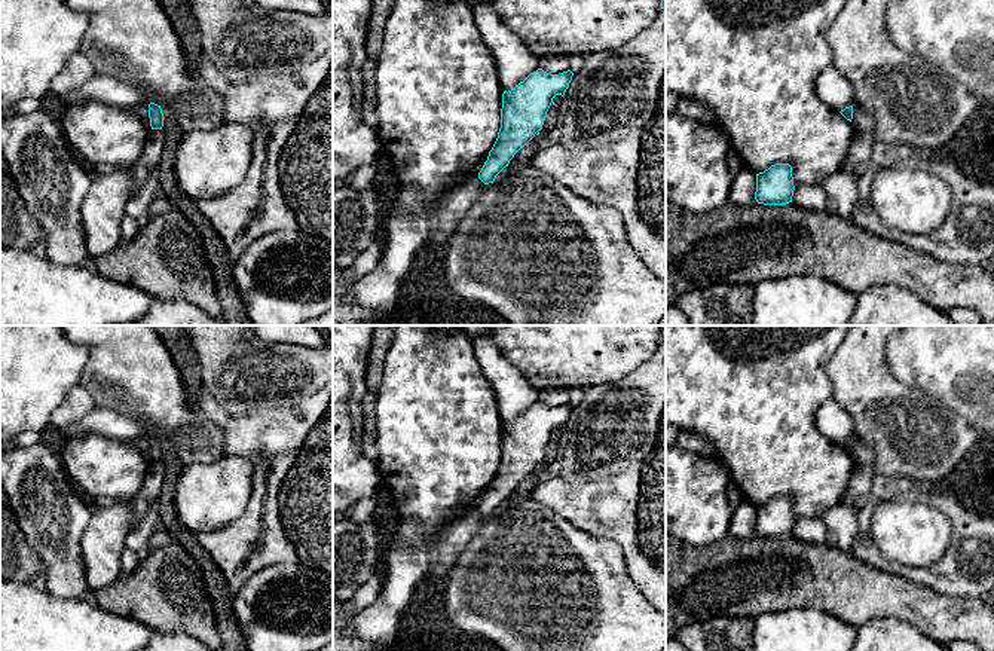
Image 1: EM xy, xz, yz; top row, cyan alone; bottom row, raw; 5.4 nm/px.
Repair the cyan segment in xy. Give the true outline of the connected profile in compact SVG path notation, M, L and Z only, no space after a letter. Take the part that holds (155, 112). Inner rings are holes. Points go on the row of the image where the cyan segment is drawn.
M150 103L149 104L149 117L152 129L162 129L163 126L163 113L160 106Z

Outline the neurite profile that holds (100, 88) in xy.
M95 73L83 86L67 94L64 100L67 106L97 101L113 108L135 110L150 104L150 91Z

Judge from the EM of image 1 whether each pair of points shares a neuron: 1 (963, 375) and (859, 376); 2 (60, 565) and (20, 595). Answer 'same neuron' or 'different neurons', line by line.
1: different neurons
2: different neurons

